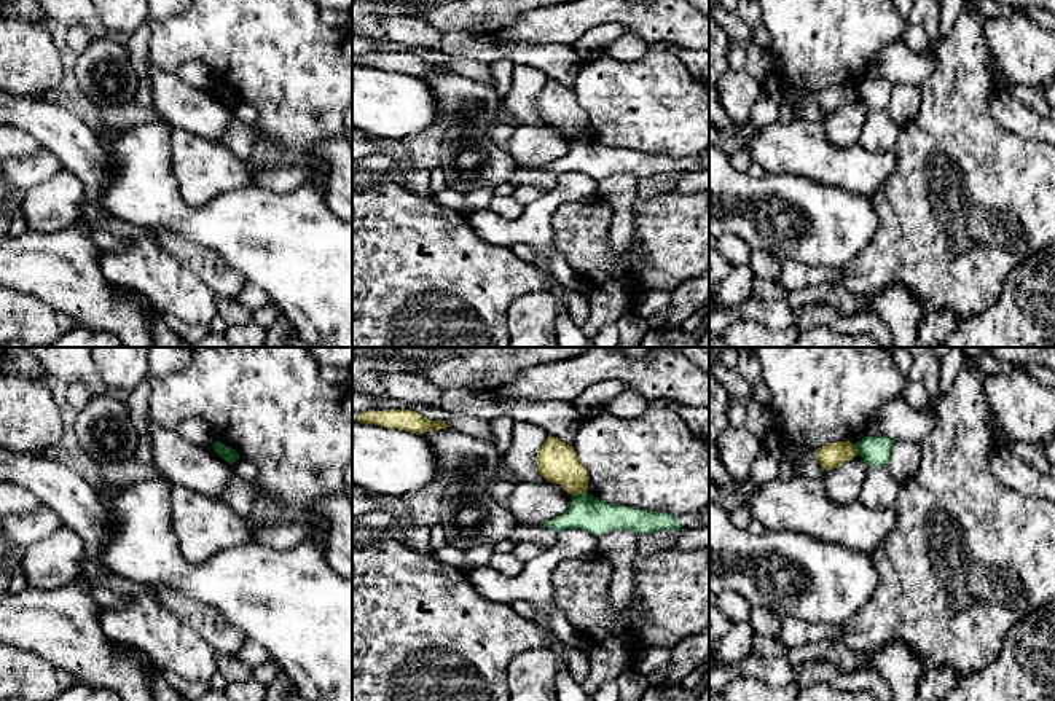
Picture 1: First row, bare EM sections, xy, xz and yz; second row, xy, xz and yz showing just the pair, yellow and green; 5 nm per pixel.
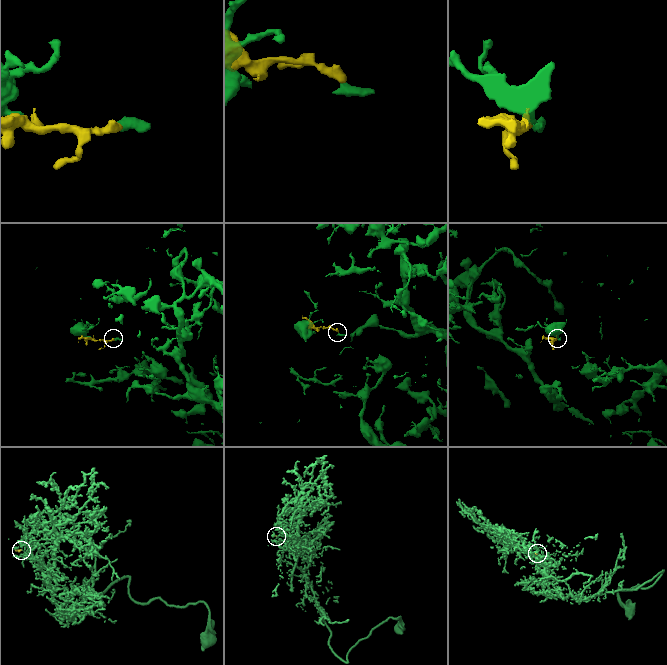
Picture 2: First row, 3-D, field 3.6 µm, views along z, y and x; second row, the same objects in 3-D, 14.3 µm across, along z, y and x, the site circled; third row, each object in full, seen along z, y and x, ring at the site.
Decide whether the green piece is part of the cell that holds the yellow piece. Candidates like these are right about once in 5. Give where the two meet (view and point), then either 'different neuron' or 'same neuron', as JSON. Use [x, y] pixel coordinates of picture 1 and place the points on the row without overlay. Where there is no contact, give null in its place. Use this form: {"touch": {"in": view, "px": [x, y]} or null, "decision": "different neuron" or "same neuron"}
{"touch": {"in": "xz", "px": [579, 136]}, "decision": "different neuron"}

